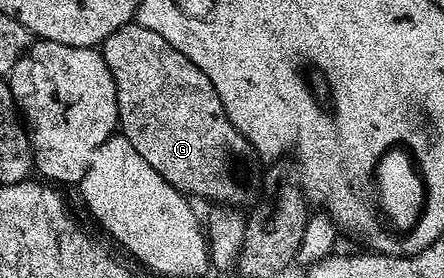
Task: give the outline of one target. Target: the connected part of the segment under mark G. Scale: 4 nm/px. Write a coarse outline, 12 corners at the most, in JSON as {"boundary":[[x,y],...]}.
{"boundary":[[103,40],[128,144],[183,194],[244,205],[249,140],[189,54]]}

